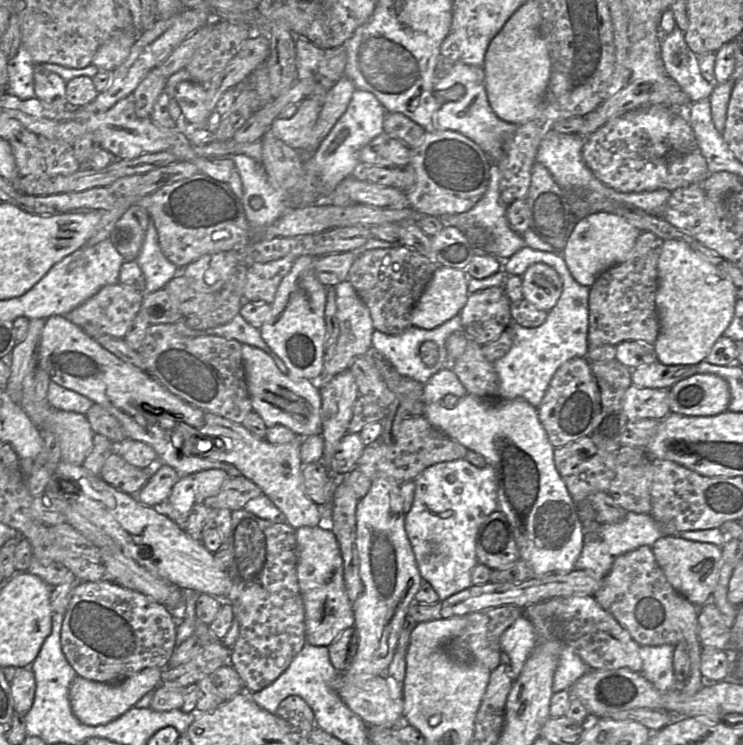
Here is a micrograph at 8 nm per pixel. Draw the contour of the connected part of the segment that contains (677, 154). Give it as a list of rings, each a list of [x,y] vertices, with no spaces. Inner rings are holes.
[[[660,104],[642,106],[608,121],[586,138],[582,156],[586,166],[601,183],[620,193],[641,193],[658,189],[672,192],[702,181],[710,175],[685,112]]]

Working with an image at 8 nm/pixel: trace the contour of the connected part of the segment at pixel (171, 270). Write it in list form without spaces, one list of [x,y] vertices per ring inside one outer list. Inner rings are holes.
[[[150,217],[144,242],[135,262],[140,266],[145,277],[144,293],[163,289],[173,277],[182,275],[183,268],[170,262],[163,254],[156,227]]]

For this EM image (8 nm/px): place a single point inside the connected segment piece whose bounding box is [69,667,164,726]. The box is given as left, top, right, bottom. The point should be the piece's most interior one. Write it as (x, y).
(93, 703)

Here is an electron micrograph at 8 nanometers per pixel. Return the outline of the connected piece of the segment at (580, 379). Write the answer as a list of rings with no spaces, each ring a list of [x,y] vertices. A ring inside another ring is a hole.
[[[587,357],[571,358],[559,367],[538,407],[539,420],[554,448],[589,436],[598,424],[600,412],[600,392]]]

